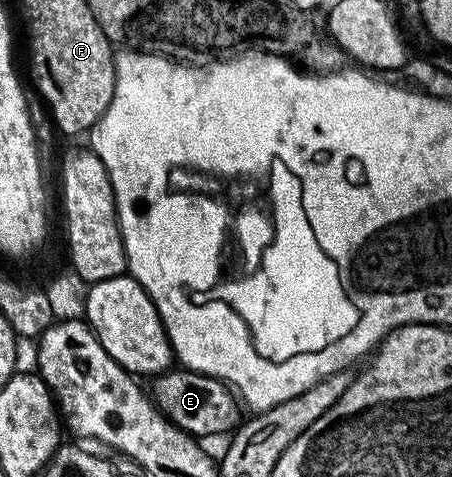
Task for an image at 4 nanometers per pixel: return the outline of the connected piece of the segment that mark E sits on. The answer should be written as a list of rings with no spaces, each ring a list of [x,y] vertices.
[[[172,367],[165,373],[158,374],[154,378],[155,381],[149,385],[149,396],[154,401],[156,407],[163,413],[165,417],[174,423],[179,429],[184,429],[196,439],[204,439],[203,437],[215,437],[218,433],[230,434],[239,428],[241,424],[241,416],[239,417],[239,409],[241,410],[241,402],[233,392],[231,386],[224,381],[219,381],[215,377],[210,377],[204,373],[193,373],[182,367]]]

